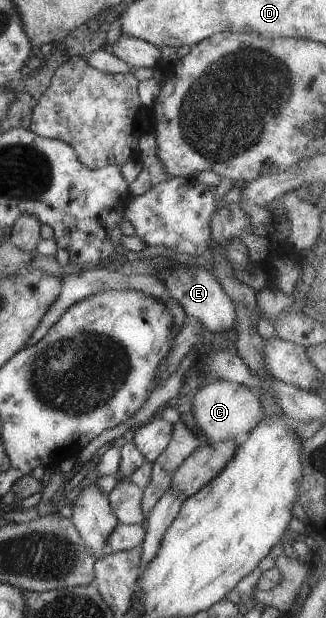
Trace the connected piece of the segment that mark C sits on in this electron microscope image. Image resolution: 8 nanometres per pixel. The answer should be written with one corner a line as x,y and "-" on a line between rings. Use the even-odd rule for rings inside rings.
222,380
198,388
192,400
191,412
202,435
209,441
219,442
238,441
245,437
263,414
256,392
246,386

